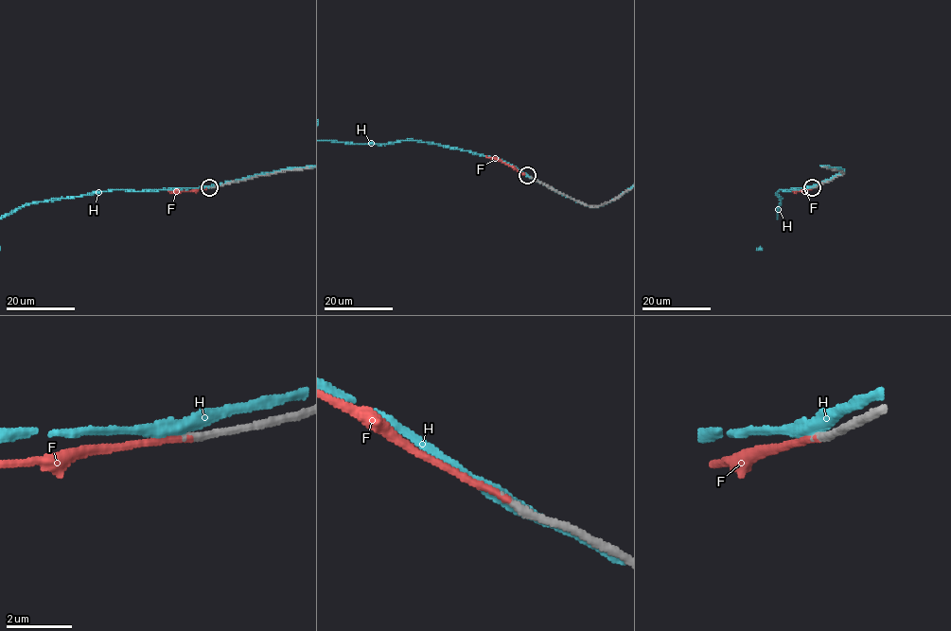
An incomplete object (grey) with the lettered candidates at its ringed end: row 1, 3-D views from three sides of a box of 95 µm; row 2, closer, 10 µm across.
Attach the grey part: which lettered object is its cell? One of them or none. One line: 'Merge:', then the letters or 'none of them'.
Merge: F

